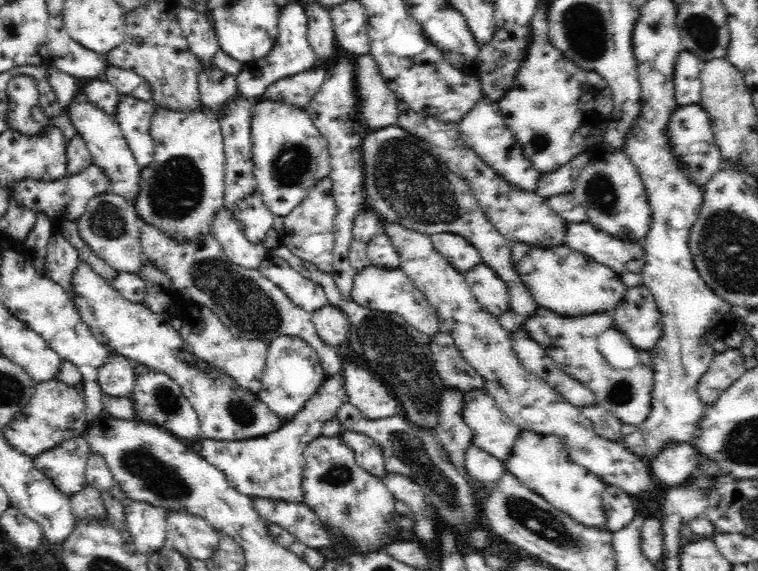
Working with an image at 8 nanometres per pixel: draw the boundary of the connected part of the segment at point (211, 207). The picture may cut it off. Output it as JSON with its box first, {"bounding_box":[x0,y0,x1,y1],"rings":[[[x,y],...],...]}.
{"bounding_box":[133,107,226,243],"rings":[[[155,107],[150,125],[155,154],[152,165],[141,168],[140,194],[134,198],[133,204],[138,218],[170,235],[176,243],[197,241],[200,236],[210,233],[214,215],[223,207],[226,160],[221,132],[219,119],[208,107],[197,111]]]}

